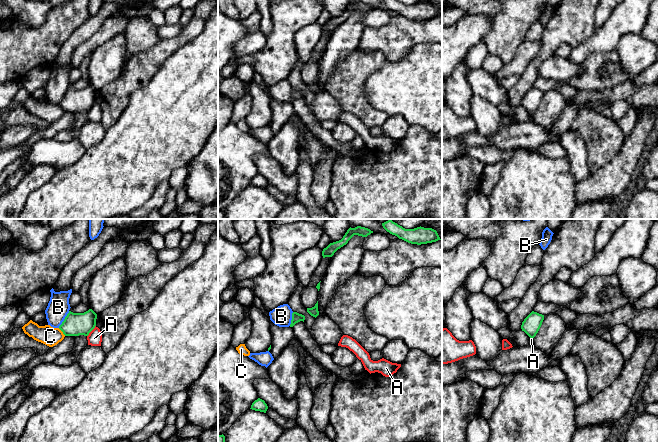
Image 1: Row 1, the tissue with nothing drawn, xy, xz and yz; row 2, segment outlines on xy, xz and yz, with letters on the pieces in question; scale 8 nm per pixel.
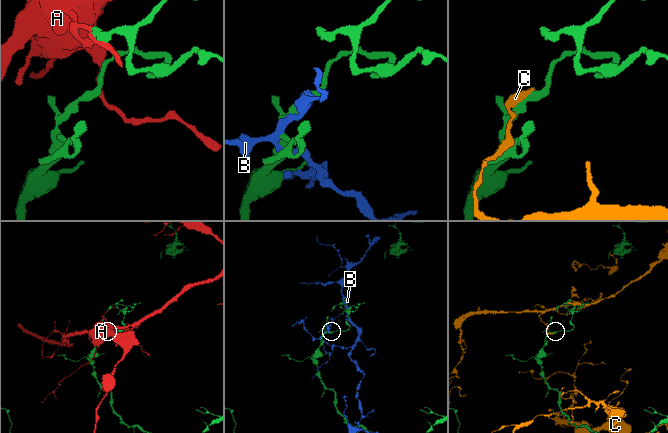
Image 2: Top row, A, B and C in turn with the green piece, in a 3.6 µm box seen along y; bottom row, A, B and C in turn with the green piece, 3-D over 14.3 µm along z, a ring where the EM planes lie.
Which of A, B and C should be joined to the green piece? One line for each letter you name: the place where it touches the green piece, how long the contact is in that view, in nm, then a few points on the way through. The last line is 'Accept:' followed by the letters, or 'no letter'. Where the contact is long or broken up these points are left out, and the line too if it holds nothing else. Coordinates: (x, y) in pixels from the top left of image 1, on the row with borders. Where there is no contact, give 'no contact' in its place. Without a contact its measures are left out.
Accept: no letter

